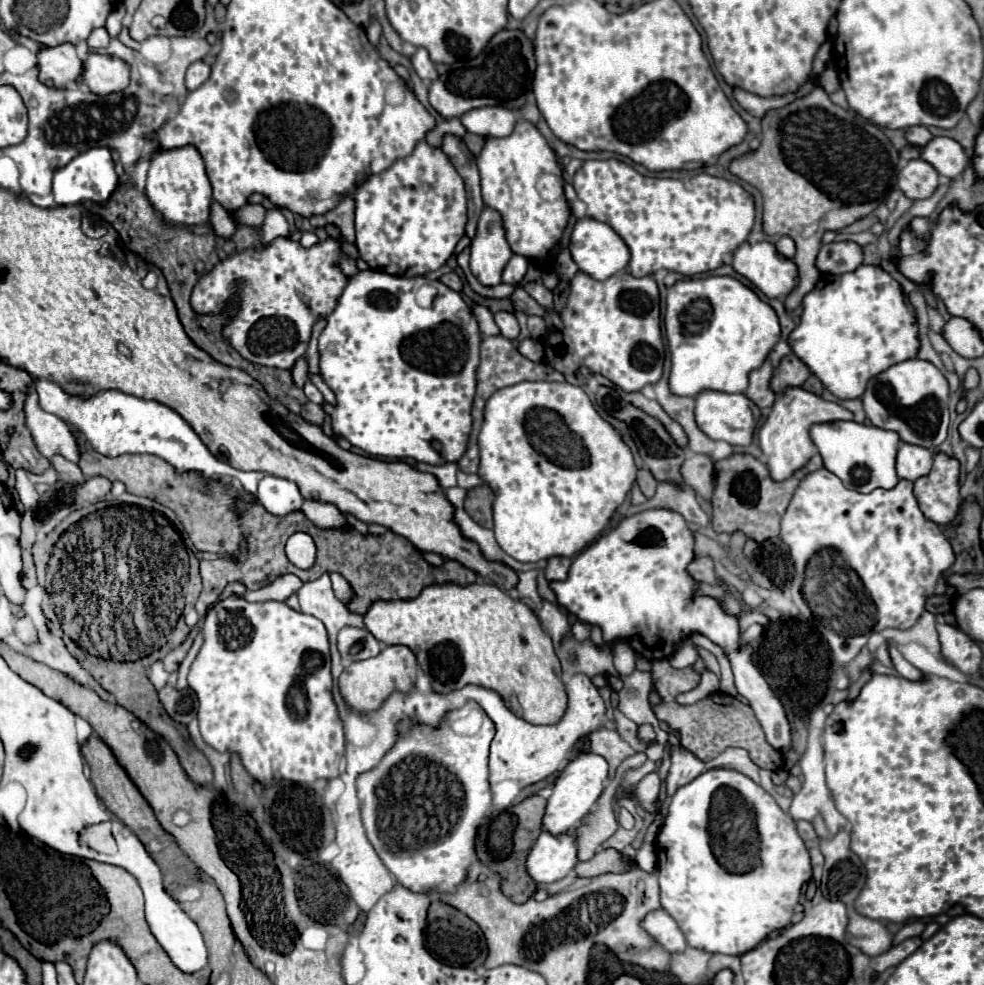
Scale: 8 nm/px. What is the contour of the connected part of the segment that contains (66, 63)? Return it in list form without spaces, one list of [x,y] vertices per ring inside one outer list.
[[[71,43],[47,47],[39,51],[39,79],[47,87],[63,89],[69,81],[79,81],[83,75],[83,61],[77,57]]]

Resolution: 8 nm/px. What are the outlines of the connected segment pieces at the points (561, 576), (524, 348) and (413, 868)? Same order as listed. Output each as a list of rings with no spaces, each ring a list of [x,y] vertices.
[[[553,557],[547,563],[545,577],[549,581],[565,581],[567,575],[569,575],[569,567],[571,567],[571,559],[569,557]]]
[[[521,339],[517,343],[517,351],[523,357],[527,357],[529,361],[533,361],[533,363],[541,363],[543,361],[543,353],[545,353],[541,341],[535,341],[535,339]]]
[[[483,717],[479,733],[475,733],[475,735],[459,735],[459,733],[451,731],[449,727],[445,727],[445,723],[441,727],[425,727],[425,725],[417,725],[417,723],[409,721],[409,723],[401,725],[401,739],[395,743],[393,751],[389,751],[389,755],[385,755],[385,759],[373,771],[359,775],[357,797],[359,797],[359,803],[361,803],[361,819],[363,819],[367,839],[371,841],[373,849],[381,857],[383,865],[393,873],[397,883],[407,887],[409,891],[429,893],[431,889],[435,889],[437,893],[453,893],[453,891],[457,891],[457,887],[467,877],[467,869],[475,861],[475,833],[477,833],[477,827],[479,827],[481,819],[485,817],[489,805],[491,805],[491,791],[489,791],[489,781],[487,781],[487,775],[489,775],[487,755],[489,755],[491,739],[493,739],[493,721],[489,717]]]

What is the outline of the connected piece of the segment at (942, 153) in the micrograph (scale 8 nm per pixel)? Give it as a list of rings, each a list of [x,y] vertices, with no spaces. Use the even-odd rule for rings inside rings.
[[[933,137],[925,147],[921,147],[921,159],[933,165],[937,173],[947,179],[961,175],[967,165],[963,147],[949,137]]]

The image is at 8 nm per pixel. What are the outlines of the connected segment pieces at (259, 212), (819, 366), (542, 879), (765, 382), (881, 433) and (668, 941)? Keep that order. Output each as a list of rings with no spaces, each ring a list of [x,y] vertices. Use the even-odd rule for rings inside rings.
[[[247,203],[245,207],[237,209],[235,213],[237,213],[235,219],[237,219],[239,223],[249,225],[249,227],[259,227],[259,225],[263,225],[263,221],[265,221],[267,209],[265,209],[263,205],[251,205],[251,203]]]
[[[861,265],[855,271],[843,275],[823,273],[815,289],[803,299],[801,321],[791,331],[787,341],[791,351],[839,399],[861,397],[871,377],[895,363],[915,359],[919,353],[917,317],[905,301],[903,287],[879,265]]]
[[[543,831],[527,857],[527,871],[537,883],[553,883],[569,875],[575,869],[577,861],[575,835],[553,835],[549,831]]]
[[[765,361],[757,371],[749,373],[749,387],[745,391],[745,395],[757,403],[757,407],[765,409],[771,407],[775,401],[775,393],[769,389],[769,379],[773,375],[773,367],[769,361]]]
[[[833,421],[811,427],[811,439],[823,457],[825,469],[833,471],[845,487],[869,493],[877,487],[891,489],[897,485],[899,477],[895,473],[895,453],[899,445],[899,435],[895,431],[885,431],[873,425],[855,421]]]
[[[653,909],[641,919],[641,929],[655,939],[667,953],[683,953],[687,949],[685,937],[681,935],[681,929],[677,927],[675,919],[663,911],[663,909]]]

